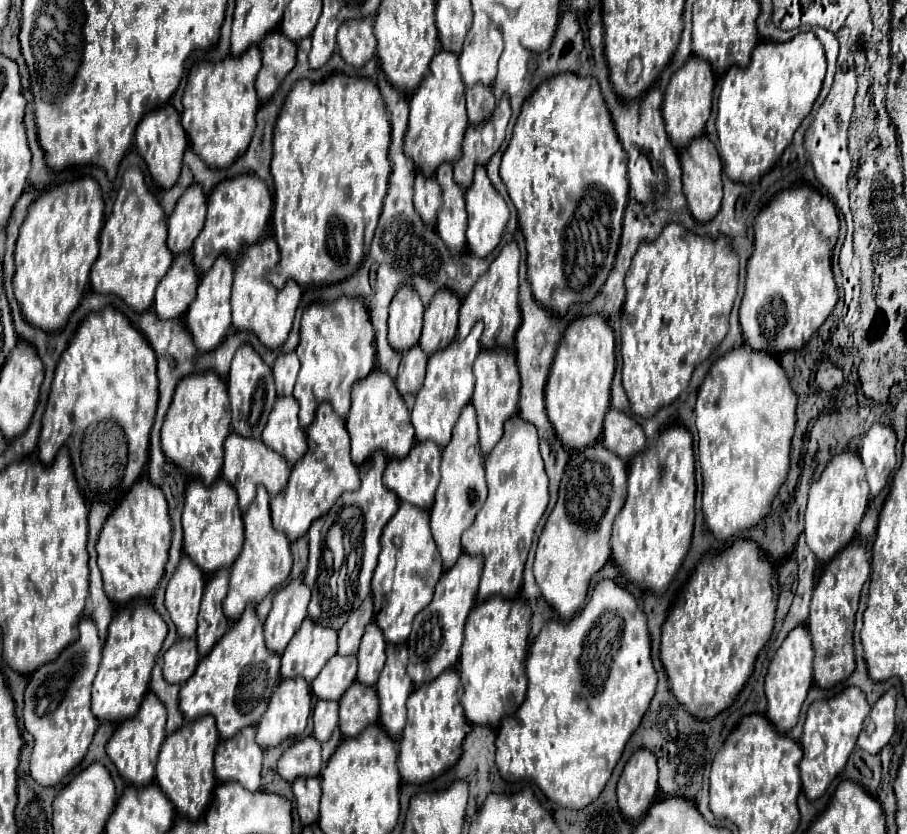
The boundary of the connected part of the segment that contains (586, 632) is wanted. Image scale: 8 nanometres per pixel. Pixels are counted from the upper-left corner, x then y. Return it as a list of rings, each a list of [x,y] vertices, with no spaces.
[[[604,579],[600,581],[588,595],[586,603],[582,605],[582,609],[570,619],[570,621],[562,621],[558,623],[558,629],[542,629],[540,635],[534,639],[532,647],[530,647],[530,655],[526,659],[526,675],[528,675],[528,693],[526,693],[526,701],[522,703],[522,707],[518,709],[516,715],[506,717],[500,727],[498,727],[498,737],[496,737],[496,765],[502,773],[502,777],[506,781],[520,781],[520,779],[530,779],[534,781],[540,791],[554,801],[560,807],[566,809],[582,809],[586,805],[590,805],[594,799],[598,799],[598,795],[602,793],[602,789],[606,787],[628,739],[632,737],[632,733],[640,727],[642,717],[646,715],[650,701],[654,697],[656,691],[656,671],[652,665],[652,657],[650,657],[650,635],[648,635],[648,623],[646,623],[646,615],[644,611],[636,605],[636,599],[632,597],[632,593],[628,593],[624,587]]]

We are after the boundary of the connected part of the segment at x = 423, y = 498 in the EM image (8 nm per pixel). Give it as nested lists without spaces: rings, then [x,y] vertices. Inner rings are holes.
[[[434,441],[416,443],[406,455],[406,459],[392,459],[388,463],[386,475],[384,475],[386,487],[394,491],[400,501],[408,501],[424,511],[430,511],[434,503],[434,491],[440,483],[440,457],[442,457],[442,451]]]

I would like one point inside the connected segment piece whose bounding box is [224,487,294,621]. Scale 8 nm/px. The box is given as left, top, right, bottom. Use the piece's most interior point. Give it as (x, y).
(266, 560)

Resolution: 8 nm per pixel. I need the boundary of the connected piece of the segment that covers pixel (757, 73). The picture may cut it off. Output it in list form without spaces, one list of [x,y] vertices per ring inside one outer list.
[[[800,33],[790,41],[762,41],[748,67],[730,67],[718,97],[718,137],[724,173],[736,183],[758,183],[784,149],[802,119],[812,111],[826,75],[824,47],[814,33]]]

